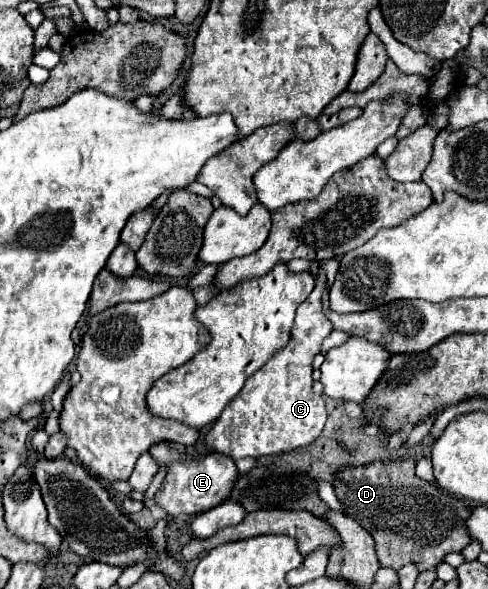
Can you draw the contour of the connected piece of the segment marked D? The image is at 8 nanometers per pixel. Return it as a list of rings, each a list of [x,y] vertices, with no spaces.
[[[416,457],[384,459],[360,467],[344,467],[334,475],[334,491],[348,517],[356,519],[376,541],[376,555],[380,567],[398,569],[408,563],[426,571],[438,565],[446,553],[462,551],[470,541],[466,531],[466,517],[472,505],[442,491],[438,485],[422,481],[416,473]]]

